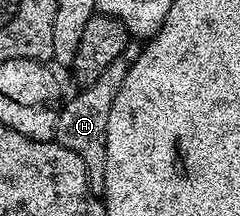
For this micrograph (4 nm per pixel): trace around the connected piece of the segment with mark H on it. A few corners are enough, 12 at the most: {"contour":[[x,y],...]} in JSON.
{"contour":[[130,61],[111,62],[64,101],[56,143],[105,191],[107,118]]}

